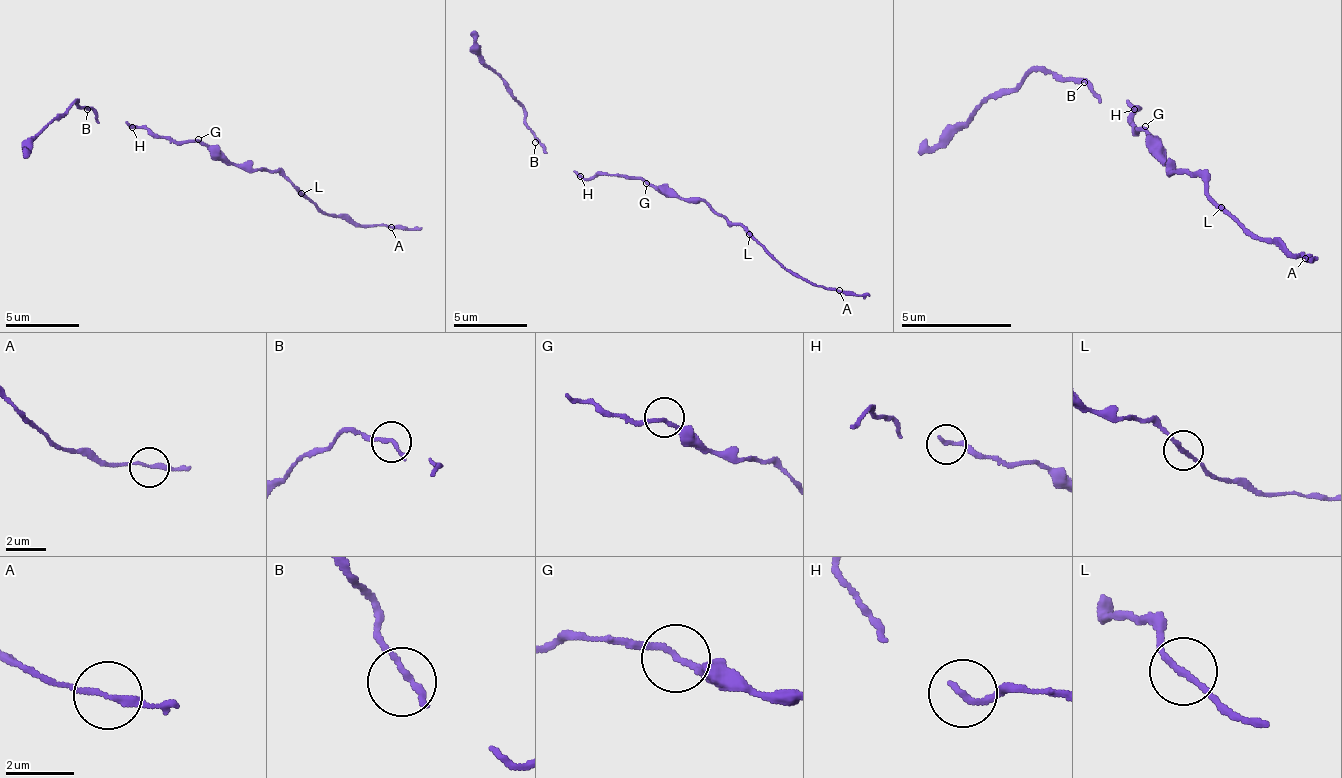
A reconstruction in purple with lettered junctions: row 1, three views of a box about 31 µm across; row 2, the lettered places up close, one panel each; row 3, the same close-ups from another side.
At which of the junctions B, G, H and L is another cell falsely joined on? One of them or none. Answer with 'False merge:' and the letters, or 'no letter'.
False merge: no letter

